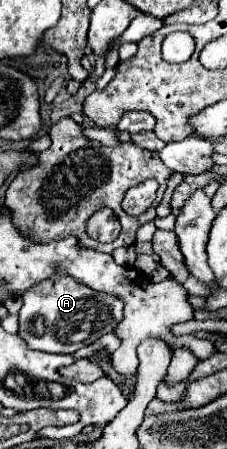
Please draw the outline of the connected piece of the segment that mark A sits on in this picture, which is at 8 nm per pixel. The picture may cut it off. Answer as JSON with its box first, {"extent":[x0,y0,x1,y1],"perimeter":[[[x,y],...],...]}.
{"extent":[19,275,123,353],"perimeter":[[[53,275],[53,279],[43,279],[37,283],[37,287],[31,287],[23,299],[23,307],[19,311],[19,335],[27,341],[31,349],[47,351],[47,353],[75,353],[87,345],[93,345],[103,335],[113,333],[117,329],[117,323],[121,323],[123,315],[123,303],[121,299],[115,299],[117,295],[105,295],[101,291],[93,291],[91,287],[85,287],[85,283],[77,283],[75,279],[69,279],[67,275]]]}

